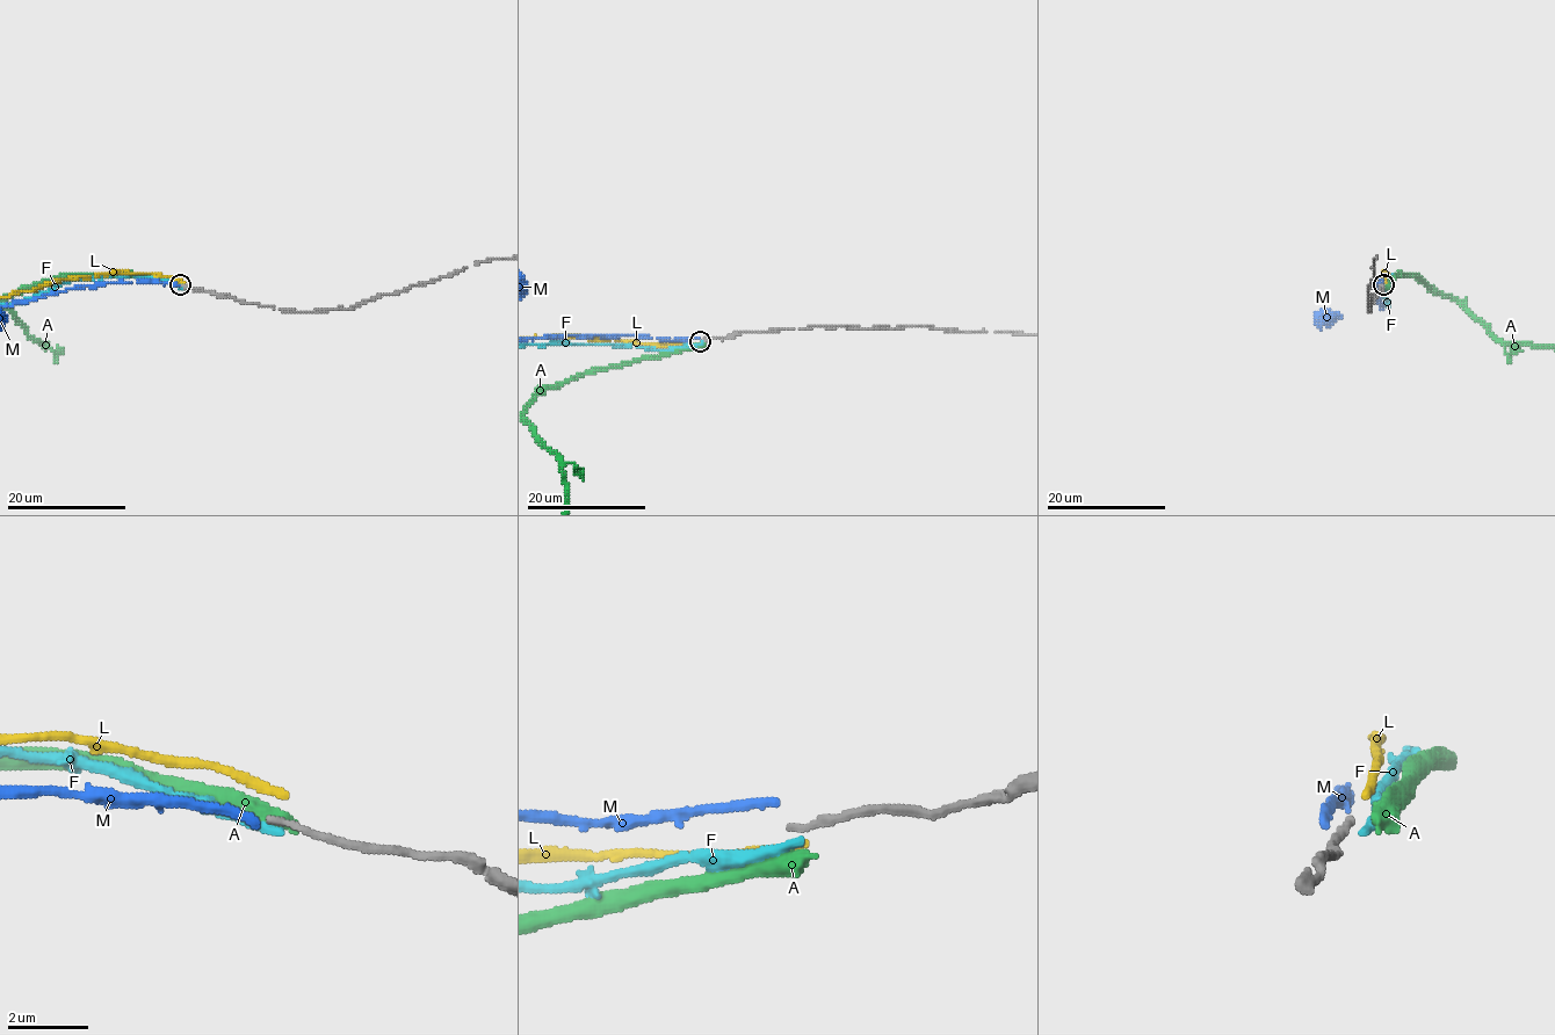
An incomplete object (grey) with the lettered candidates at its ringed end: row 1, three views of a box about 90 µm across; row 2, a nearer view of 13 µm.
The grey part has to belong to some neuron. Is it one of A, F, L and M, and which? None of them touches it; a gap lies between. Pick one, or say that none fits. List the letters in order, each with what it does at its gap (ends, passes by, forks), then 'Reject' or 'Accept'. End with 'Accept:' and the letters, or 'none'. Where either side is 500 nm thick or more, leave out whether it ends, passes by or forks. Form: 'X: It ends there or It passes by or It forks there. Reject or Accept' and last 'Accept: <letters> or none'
A: Reject
F: It ends there. Reject
L: It ends there. Reject
M: It ends there. Reject
Accept: none

